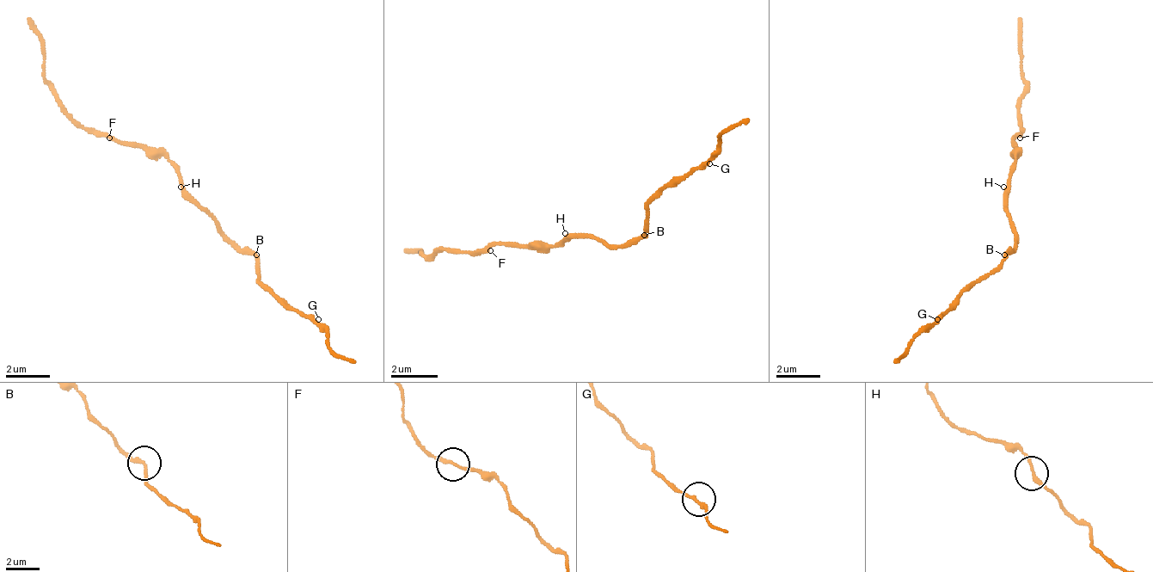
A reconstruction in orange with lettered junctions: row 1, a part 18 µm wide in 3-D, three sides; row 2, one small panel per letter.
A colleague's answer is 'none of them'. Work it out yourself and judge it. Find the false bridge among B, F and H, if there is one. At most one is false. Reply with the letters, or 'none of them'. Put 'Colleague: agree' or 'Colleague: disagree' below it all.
none of them
Colleague: agree

